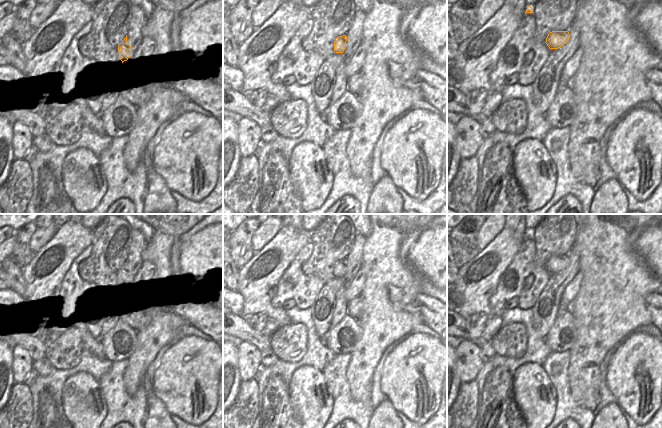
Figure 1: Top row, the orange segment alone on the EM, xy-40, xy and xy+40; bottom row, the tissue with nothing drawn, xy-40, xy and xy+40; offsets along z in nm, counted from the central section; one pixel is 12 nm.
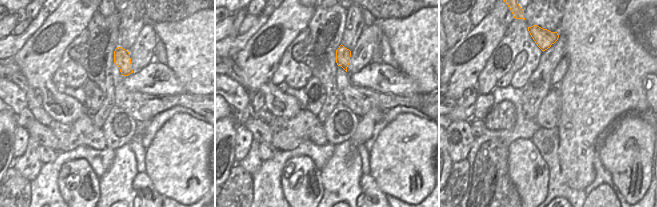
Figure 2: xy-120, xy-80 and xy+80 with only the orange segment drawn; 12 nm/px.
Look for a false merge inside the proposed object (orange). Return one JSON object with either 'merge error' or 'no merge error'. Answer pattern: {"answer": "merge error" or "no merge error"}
{"answer": "no merge error"}

